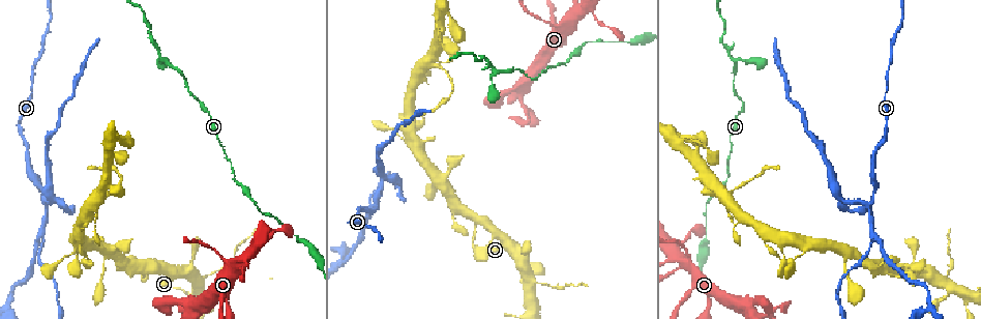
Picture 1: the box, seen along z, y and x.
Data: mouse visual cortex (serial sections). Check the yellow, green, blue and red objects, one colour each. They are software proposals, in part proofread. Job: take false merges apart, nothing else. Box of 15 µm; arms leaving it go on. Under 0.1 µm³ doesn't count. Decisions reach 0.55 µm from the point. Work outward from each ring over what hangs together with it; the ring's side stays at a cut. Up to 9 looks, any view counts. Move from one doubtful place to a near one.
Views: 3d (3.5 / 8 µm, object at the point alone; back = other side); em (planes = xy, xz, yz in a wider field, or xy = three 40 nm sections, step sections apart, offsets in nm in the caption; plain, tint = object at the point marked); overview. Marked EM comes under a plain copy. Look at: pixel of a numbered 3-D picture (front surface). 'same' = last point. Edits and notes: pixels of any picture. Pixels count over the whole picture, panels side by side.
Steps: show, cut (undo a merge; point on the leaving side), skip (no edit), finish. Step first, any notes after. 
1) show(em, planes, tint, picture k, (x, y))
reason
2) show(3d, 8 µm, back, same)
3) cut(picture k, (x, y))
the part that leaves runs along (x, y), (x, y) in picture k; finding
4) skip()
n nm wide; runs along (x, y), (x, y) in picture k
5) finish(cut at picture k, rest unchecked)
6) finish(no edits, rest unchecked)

show(3d, 8 µm, picture 1, (731, 145))
narrows sharply

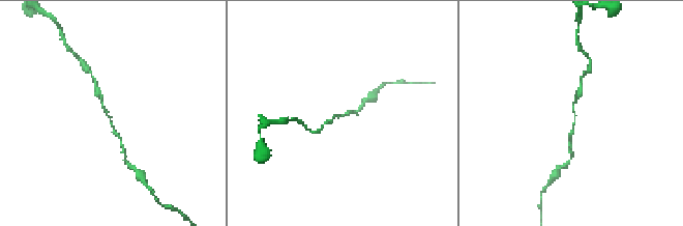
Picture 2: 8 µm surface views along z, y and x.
show(em, xy, step 1, tint, picture 2, (340, 114))
arms of 100, 150 nm

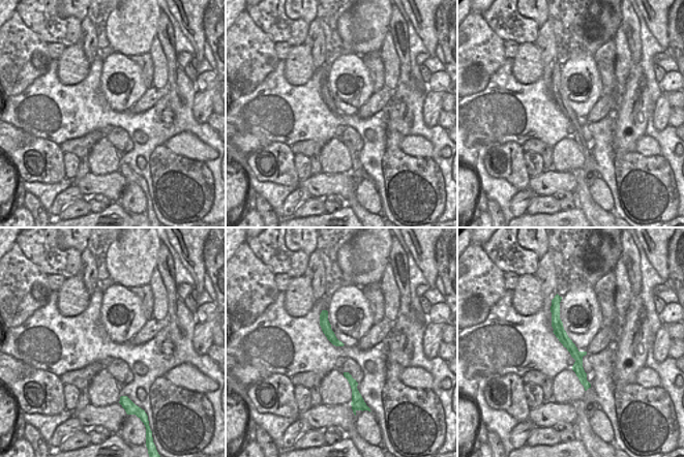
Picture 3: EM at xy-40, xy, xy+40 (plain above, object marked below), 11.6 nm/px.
skip()
110 nm wide; runs along (97, 92), (121, 144) in picture 2; one cell here

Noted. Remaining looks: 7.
show(3d, 3.5 µm, picture 1, (259, 208))
a narrow waist

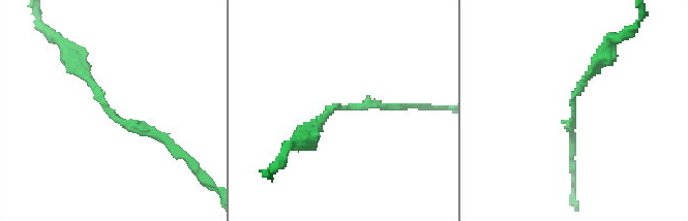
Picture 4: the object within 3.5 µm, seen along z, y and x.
show(em, xy, step 2, tint, picture 4, (344, 107))
arms of 150, 150 nm; shape alone is not enough

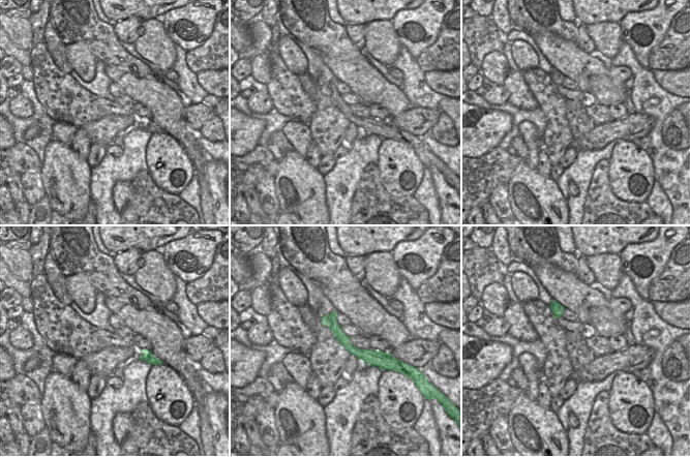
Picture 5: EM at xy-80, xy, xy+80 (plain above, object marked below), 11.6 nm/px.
skip()
runs along (324, 320), (354, 351), (387, 358) in picture 5; continuous, no second cell

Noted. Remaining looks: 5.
show(3d, 8 µm, picture 1, (224, 261))
thick turns thin

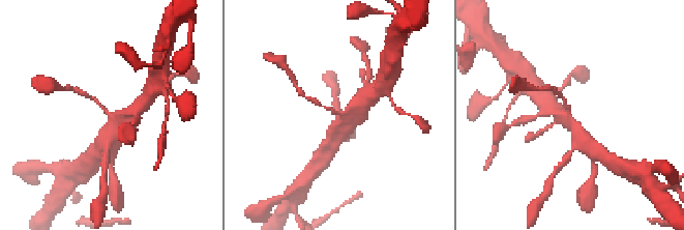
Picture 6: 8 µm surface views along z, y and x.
show(em, xy, step 3, tint, picture 6, (108, 116))
arms of 150, 600 nm; now the EM

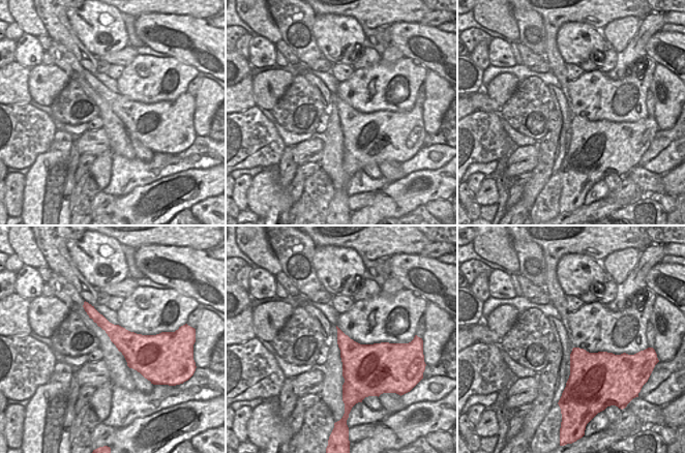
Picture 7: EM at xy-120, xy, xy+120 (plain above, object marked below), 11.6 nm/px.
skip()
340 nm wide; runs along (112, 138), (114, 121), (88, 95) in picture 6; all the same cell

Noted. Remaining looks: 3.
show(3d, 3.5 µm, picture 1, (165, 62))

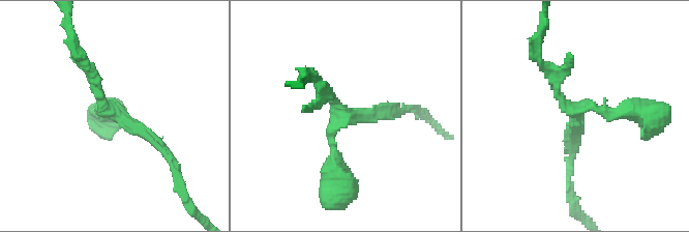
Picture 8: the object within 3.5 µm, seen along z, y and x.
show(em, xy, step 1, tint, picture 8, (118, 110))
3 arms; arms of 150, 200, 200 nm; now the EM

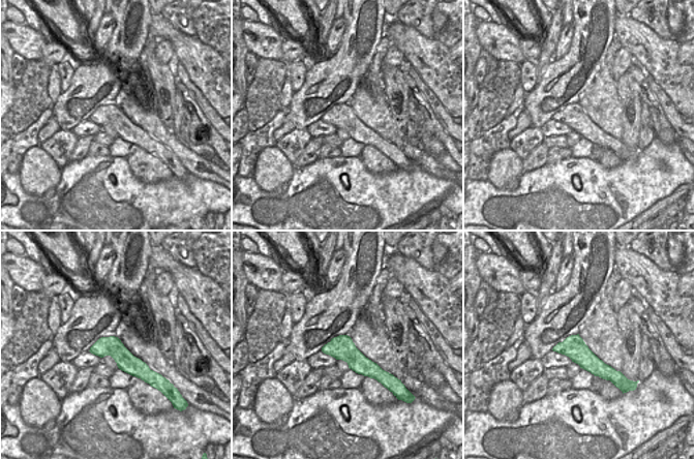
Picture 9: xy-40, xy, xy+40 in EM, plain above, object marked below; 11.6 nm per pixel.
skip()
runs along (555, 348), (575, 348), (614, 373) in picture 9; continuous, no second cell

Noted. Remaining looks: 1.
finish(no edits, rest unchecked)

